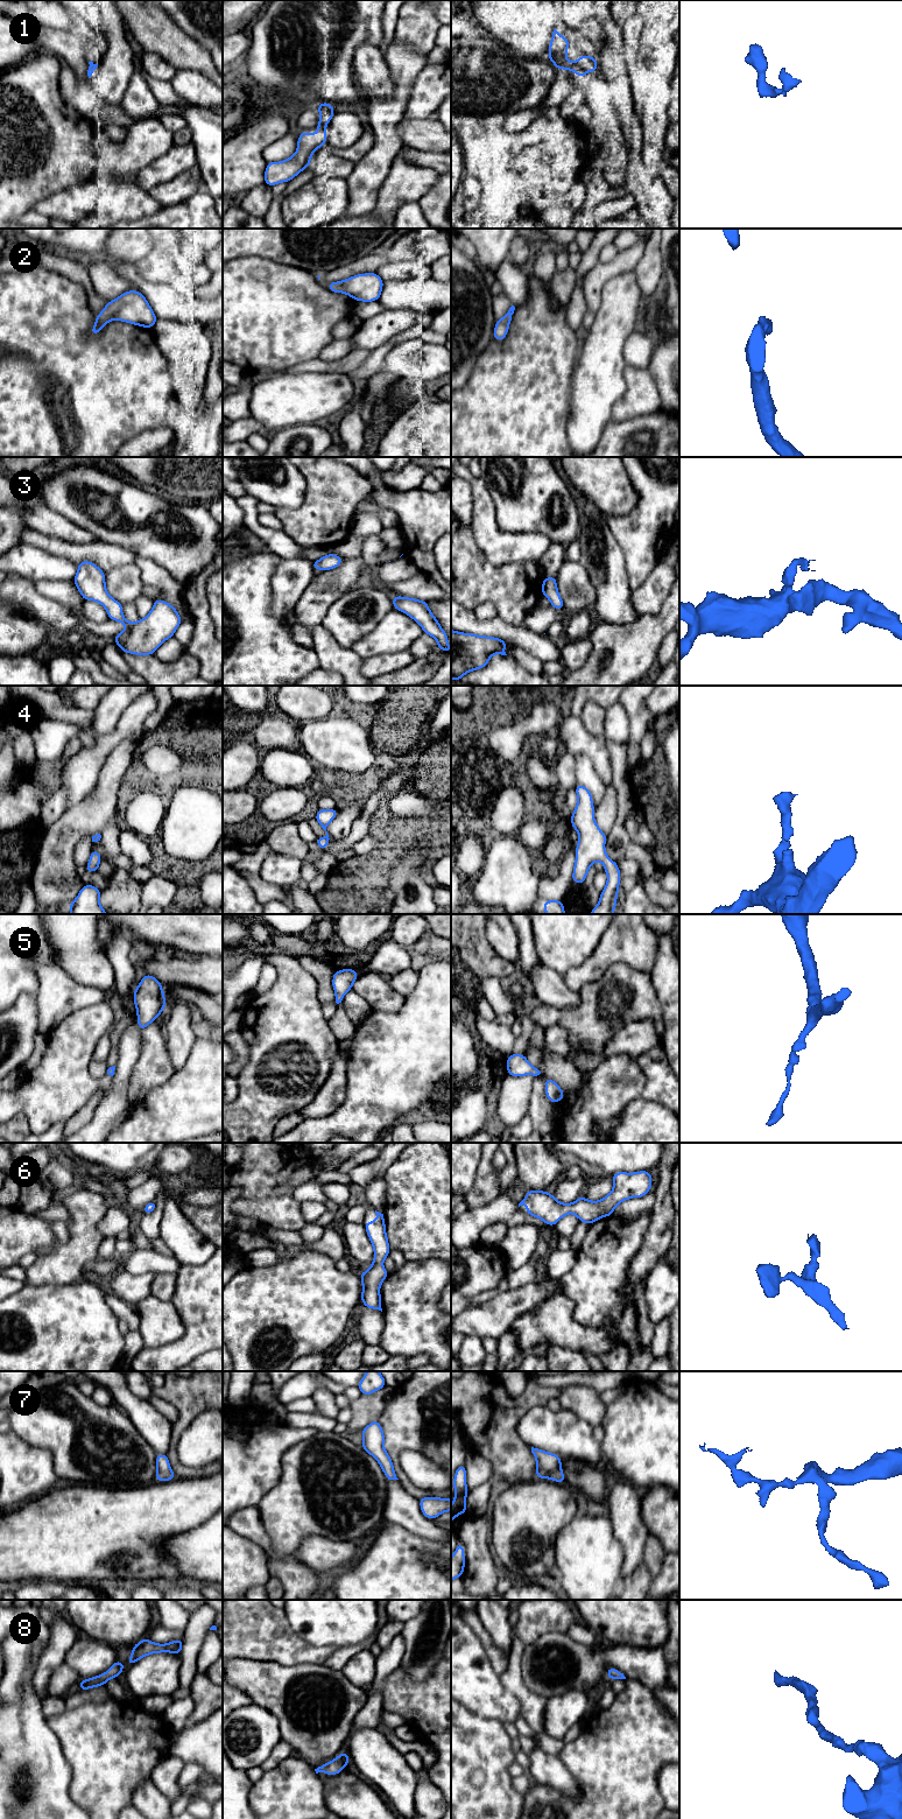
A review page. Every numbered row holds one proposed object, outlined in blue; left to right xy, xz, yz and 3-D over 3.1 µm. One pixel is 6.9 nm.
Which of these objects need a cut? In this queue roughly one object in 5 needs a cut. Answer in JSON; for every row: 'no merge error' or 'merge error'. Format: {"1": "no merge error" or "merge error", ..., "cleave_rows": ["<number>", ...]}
{"1": "merge error", "2": "no merge error", "3": "no merge error", "4": "no merge error", "5": "no merge error", "6": "no merge error", "7": "no merge error", "8": "no merge error", "cleave_rows": ["1"]}

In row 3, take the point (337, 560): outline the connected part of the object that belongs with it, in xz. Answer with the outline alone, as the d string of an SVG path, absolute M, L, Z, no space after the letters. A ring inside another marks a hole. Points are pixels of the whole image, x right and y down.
M327 554L322 559L312 562L312 569L320 569L323 571L337 568L343 563L343 559L336 554Z

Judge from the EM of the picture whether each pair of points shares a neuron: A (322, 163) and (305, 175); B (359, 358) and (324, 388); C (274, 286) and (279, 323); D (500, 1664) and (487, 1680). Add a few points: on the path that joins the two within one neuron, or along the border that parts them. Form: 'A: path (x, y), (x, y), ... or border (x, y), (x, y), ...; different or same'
A: border (309, 167), (316, 175); different
B: border (314, 373), (344, 372), (347, 374); different
C: path (274, 295), (274, 314); same
D: border (484, 1645), (491, 1666), (499, 1677); different

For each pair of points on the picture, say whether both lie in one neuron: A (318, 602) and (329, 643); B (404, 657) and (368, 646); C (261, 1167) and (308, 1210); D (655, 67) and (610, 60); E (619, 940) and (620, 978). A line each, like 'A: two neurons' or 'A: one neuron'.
A: two neurons
B: two neurons
C: two neurons
D: two neurons
E: two neurons

